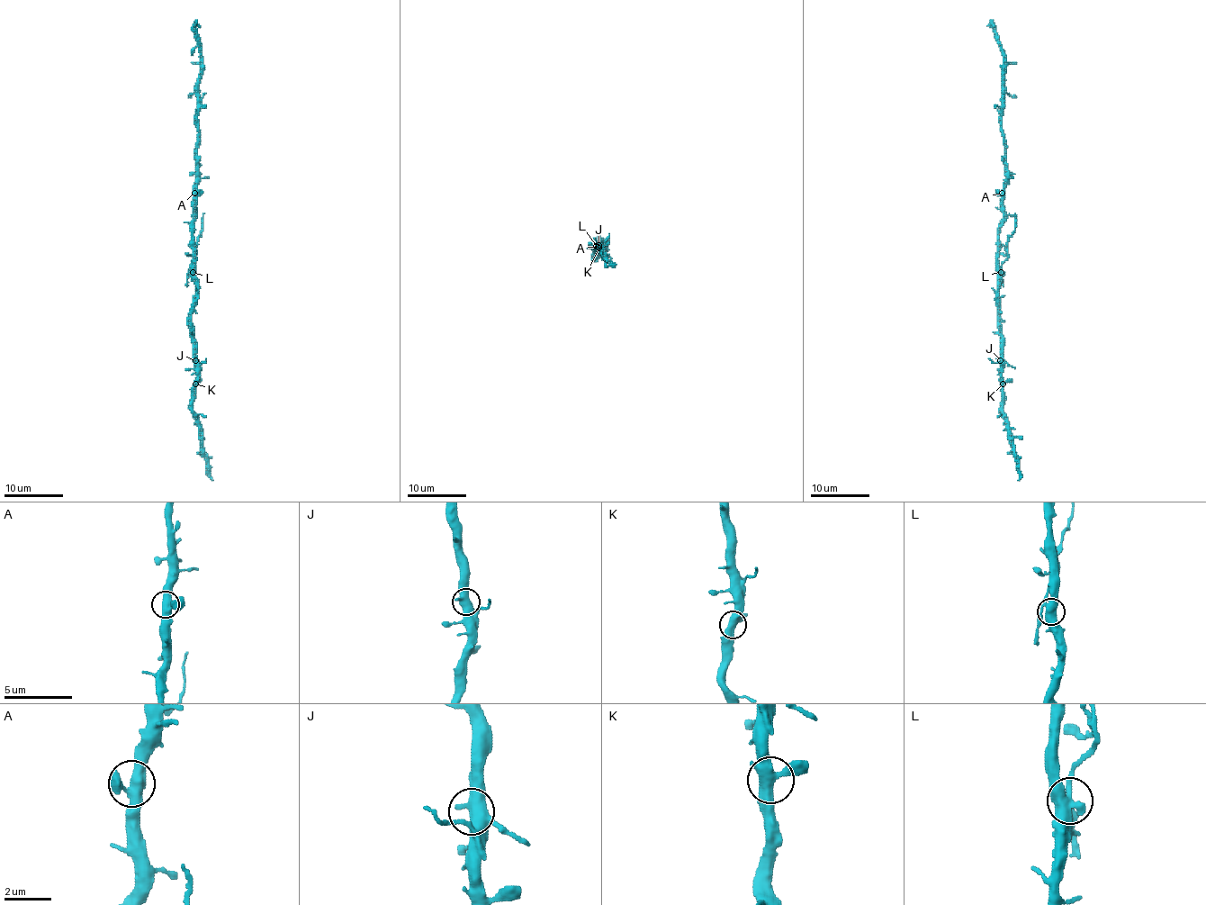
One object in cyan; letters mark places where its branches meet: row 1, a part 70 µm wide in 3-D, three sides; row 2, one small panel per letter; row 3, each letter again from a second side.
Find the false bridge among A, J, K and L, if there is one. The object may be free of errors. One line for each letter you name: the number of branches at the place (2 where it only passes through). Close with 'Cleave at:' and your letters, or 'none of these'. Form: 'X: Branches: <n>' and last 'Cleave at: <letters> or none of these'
L: Branches: 4
Cleave at: L

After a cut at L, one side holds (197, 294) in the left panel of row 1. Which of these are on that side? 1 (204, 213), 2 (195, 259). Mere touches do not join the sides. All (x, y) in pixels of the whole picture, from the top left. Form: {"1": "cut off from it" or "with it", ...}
{"1": "cut off from it", "2": "with it"}

